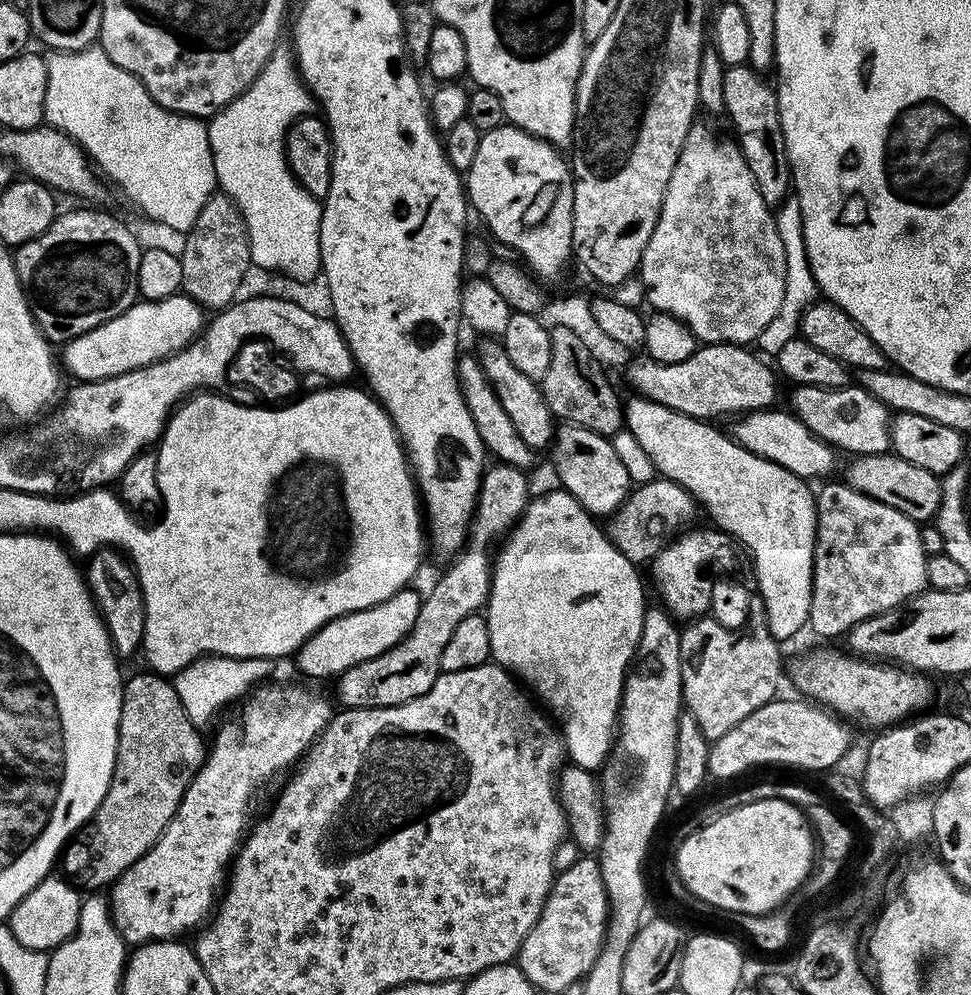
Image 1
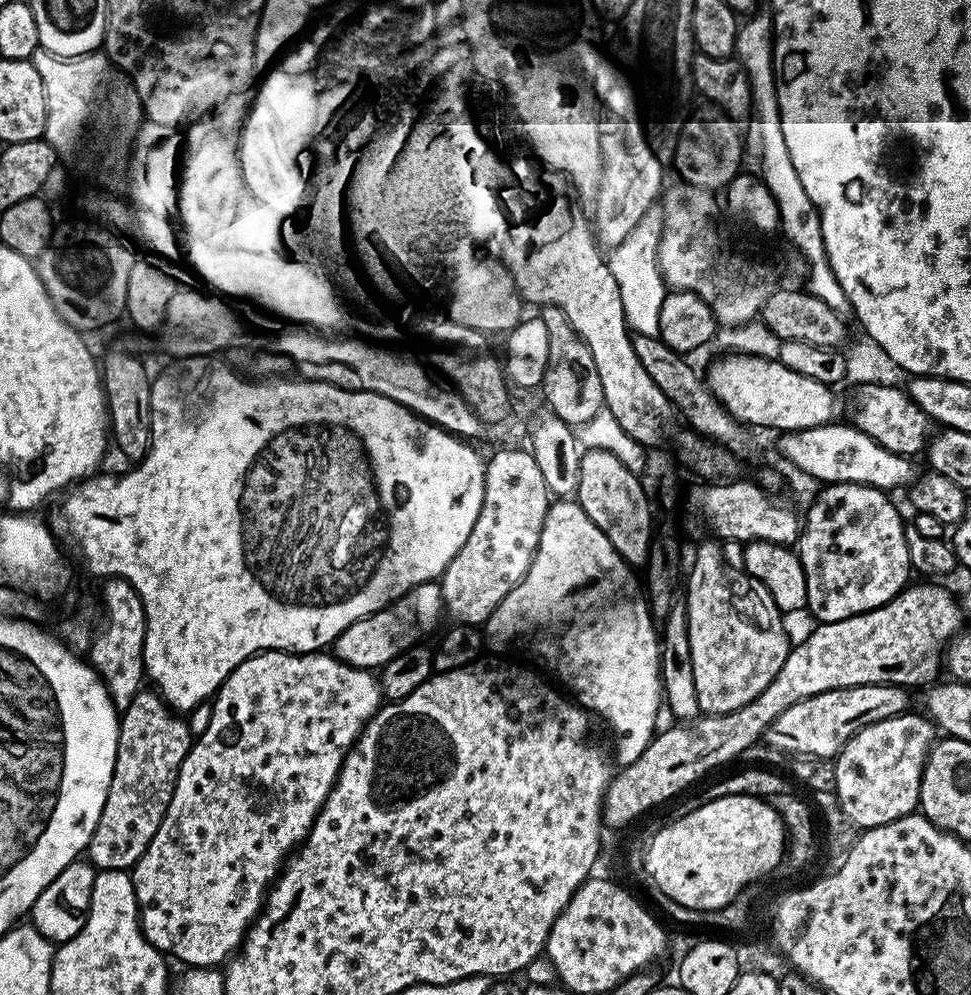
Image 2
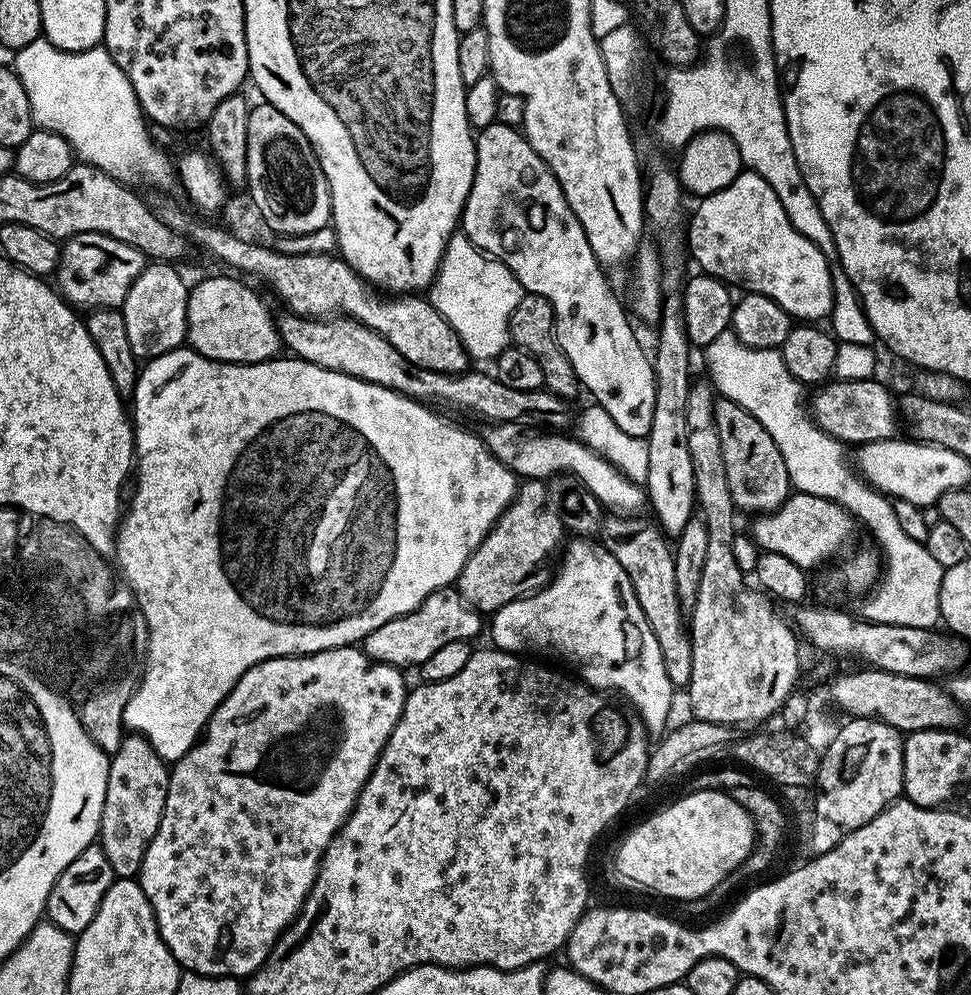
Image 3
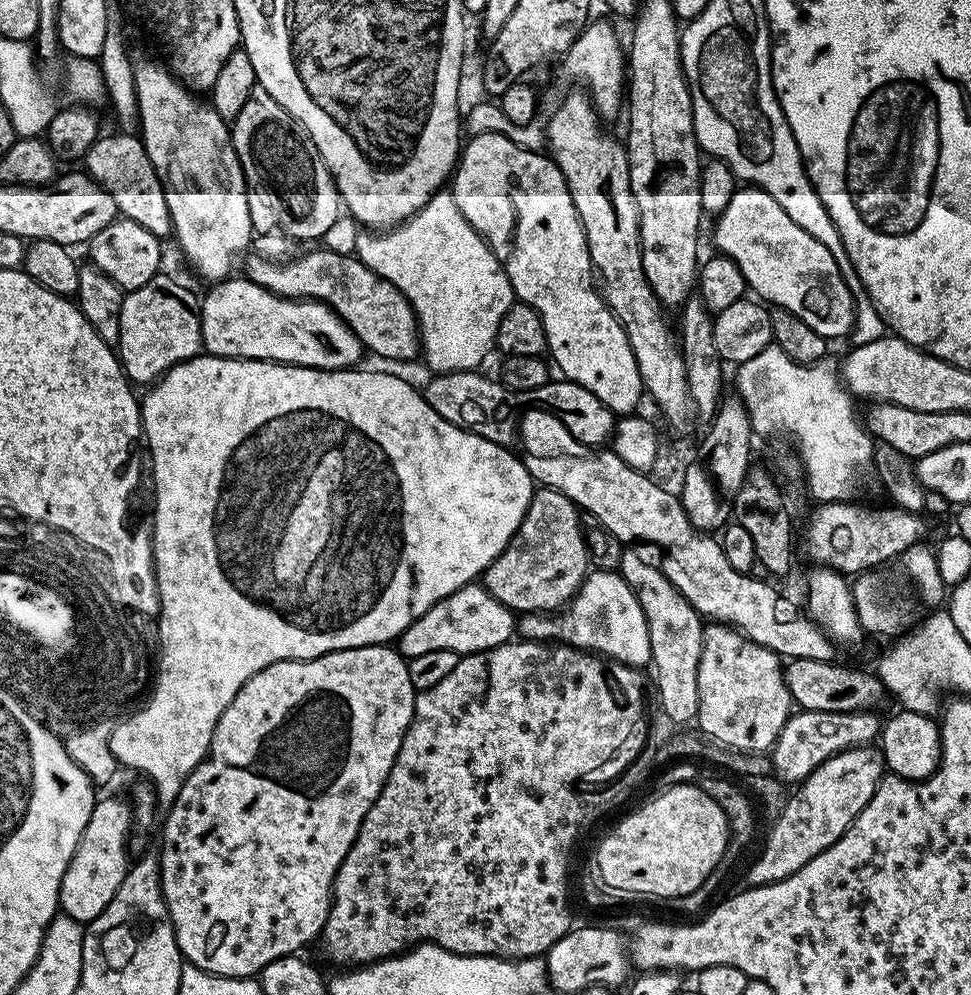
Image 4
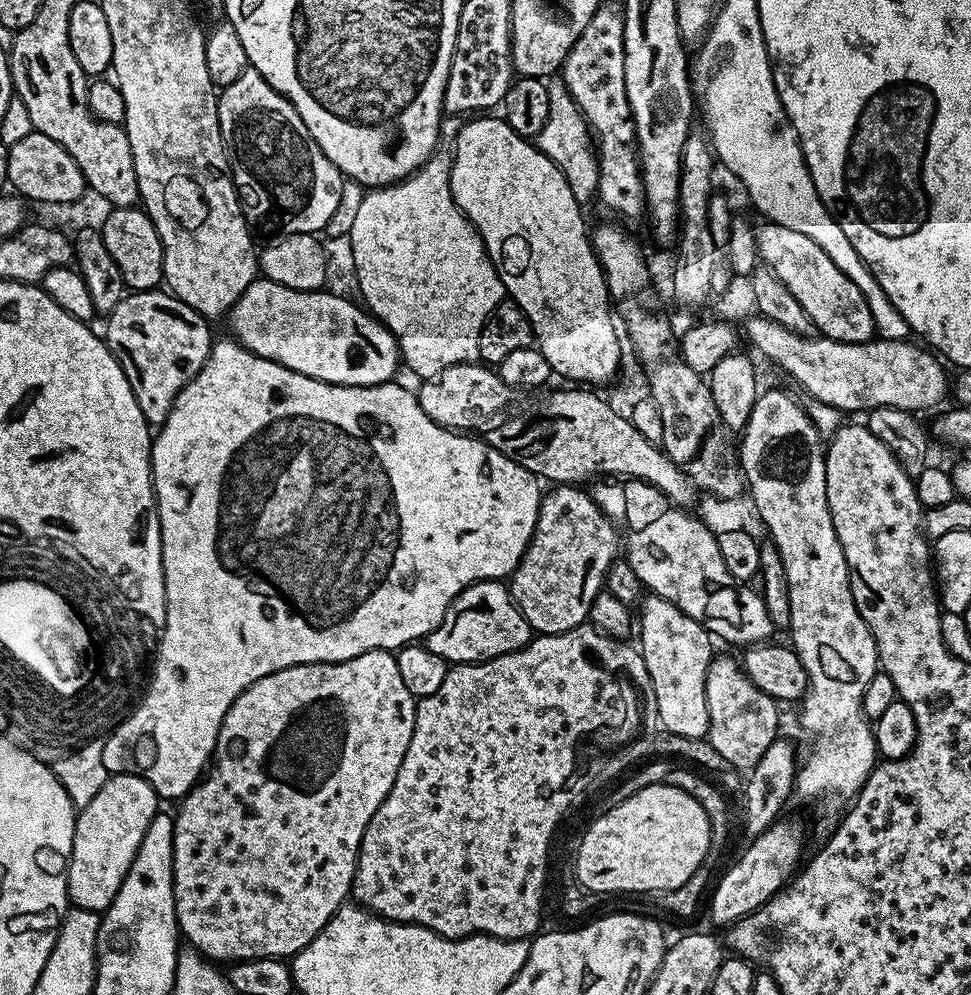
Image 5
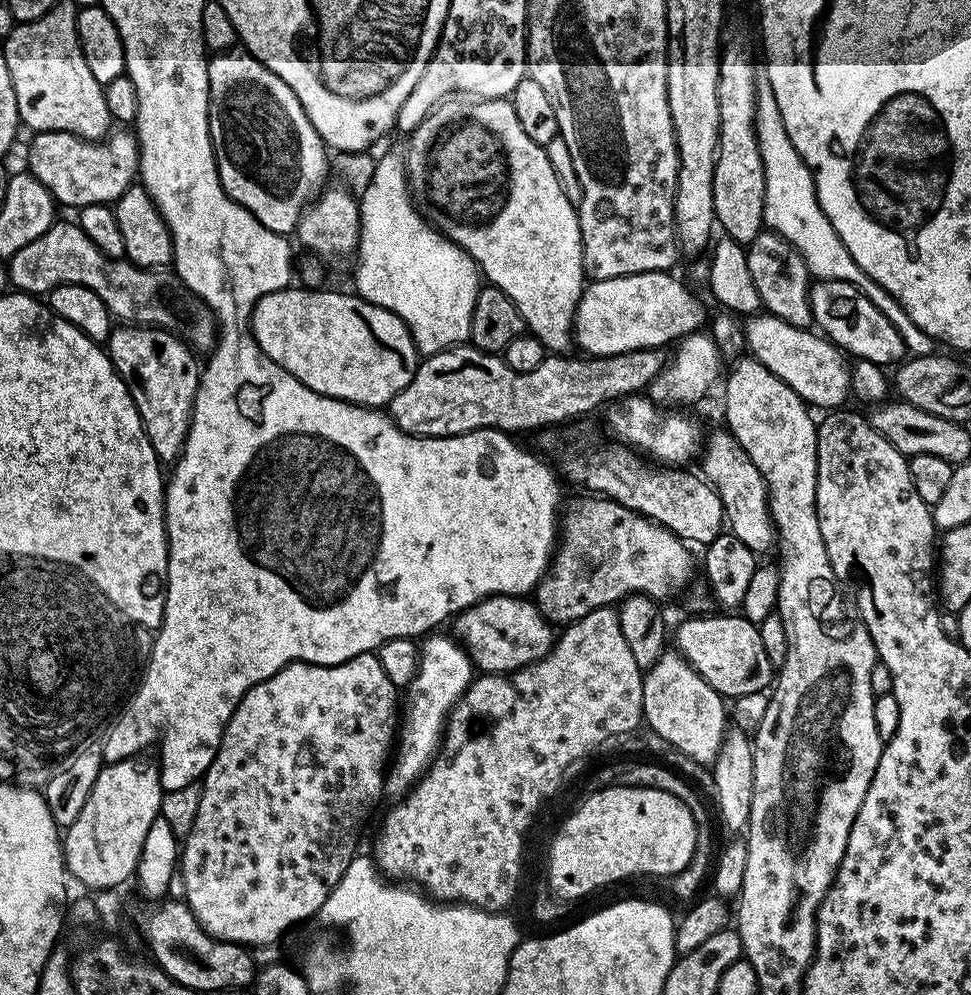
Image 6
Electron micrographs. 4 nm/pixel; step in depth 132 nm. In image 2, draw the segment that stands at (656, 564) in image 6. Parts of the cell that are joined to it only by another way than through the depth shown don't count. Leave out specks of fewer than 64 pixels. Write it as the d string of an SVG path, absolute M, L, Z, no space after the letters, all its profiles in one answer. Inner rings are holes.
M527 447L500 448L492 457L487 457L484 465L484 493L482 494L482 510L478 510L478 522L474 522L474 530L470 530L470 538L466 538L462 550L454 554L450 566L446 566L444 575L438 583L444 599L444 611L452 624L470 624L483 626L488 623L490 614L496 607L526 578L526 570L530 570L530 562L534 562L534 554L538 550L538 538L542 538L542 522L546 522L550 493L542 474L538 471L538 462L534 462L531 451Z

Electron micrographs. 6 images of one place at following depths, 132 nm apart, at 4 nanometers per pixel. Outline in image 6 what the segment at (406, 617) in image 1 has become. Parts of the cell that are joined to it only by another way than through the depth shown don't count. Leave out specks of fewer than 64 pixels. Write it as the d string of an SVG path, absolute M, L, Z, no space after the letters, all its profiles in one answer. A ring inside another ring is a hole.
M488 596L476 604L470 605L455 617L455 639L468 651L473 665L484 674L511 674L527 664L533 664L542 659L552 649L554 643L554 628L549 620L541 614L531 599L522 596Z

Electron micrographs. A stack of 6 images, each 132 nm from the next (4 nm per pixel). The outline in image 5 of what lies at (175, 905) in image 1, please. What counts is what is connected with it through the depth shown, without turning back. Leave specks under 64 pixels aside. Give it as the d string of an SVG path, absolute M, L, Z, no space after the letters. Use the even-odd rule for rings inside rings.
M375 648L340 664L295 664L274 674L266 674L266 678L258 678L258 682L250 685L230 706L216 739L210 771L179 801L180 813L174 816L172 885L176 922L183 939L185 936L201 957L212 962L291 958L323 930L326 922L330 922L332 915L349 899L366 826L370 818L374 818L374 810L382 806L386 794L390 794L390 786L394 786L394 778L398 778L398 766L402 766L402 758L406 758L406 746L410 746L414 734L416 701L417 697L412 696L402 683L395 655L383 648Z

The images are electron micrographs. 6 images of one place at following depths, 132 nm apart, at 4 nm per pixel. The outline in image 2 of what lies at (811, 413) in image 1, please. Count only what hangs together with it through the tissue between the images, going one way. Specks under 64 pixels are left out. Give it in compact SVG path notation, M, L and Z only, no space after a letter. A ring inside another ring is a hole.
M866 385L857 387L855 392L856 420L854 419L854 426L862 430L862 434L874 438L878 446L886 446L886 450L899 456L916 458L919 452L921 455L925 451L930 433L934 428L933 421L928 419L922 406L918 406L908 397L903 387Z

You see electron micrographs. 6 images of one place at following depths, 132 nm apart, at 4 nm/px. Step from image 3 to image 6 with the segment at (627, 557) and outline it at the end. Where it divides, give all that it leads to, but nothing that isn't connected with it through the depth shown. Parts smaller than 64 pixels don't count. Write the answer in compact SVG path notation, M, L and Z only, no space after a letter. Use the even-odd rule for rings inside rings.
M665 650L654 662L652 668L644 672L644 718L643 723L651 731L657 732L667 744L676 749L677 752L686 754L694 758L699 764L711 765L726 735L724 728L724 704L725 697L714 691L710 685L704 681L702 674L698 674L688 664L685 656L680 655L676 650Z

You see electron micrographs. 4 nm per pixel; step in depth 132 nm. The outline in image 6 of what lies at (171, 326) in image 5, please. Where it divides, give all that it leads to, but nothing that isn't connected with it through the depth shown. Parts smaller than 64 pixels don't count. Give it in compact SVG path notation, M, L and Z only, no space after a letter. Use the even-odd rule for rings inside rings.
M139 326L113 327L106 341L106 351L117 374L126 382L128 392L134 398L134 406L142 418L150 446L154 446L154 454L160 459L161 465L175 465L184 451L188 427L192 421L192 404L196 401L196 391L200 385L202 364L196 361L199 360L197 353L172 332Z

